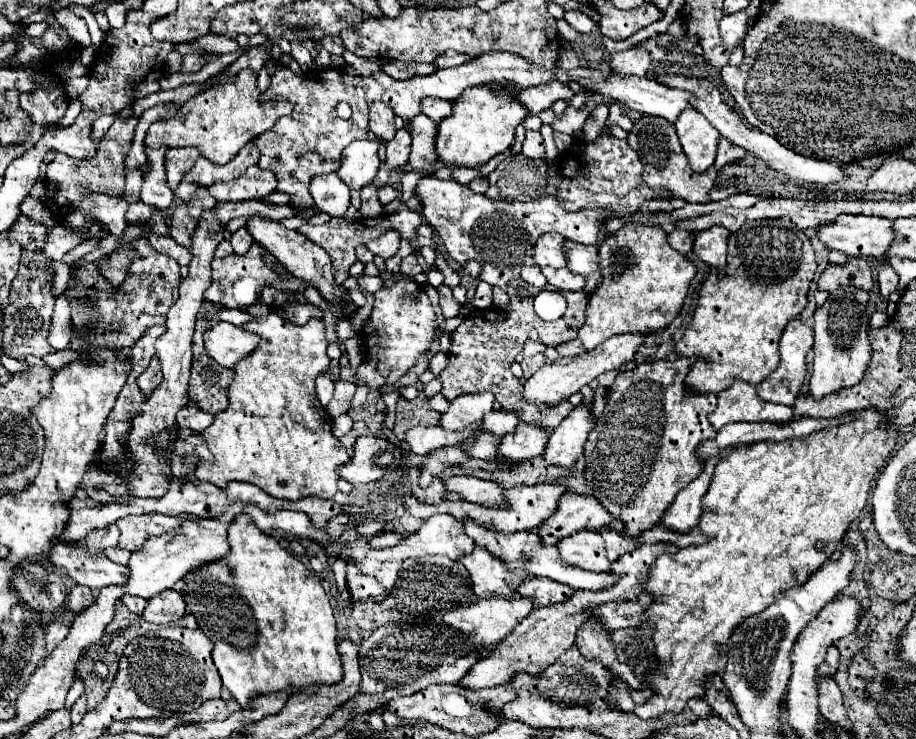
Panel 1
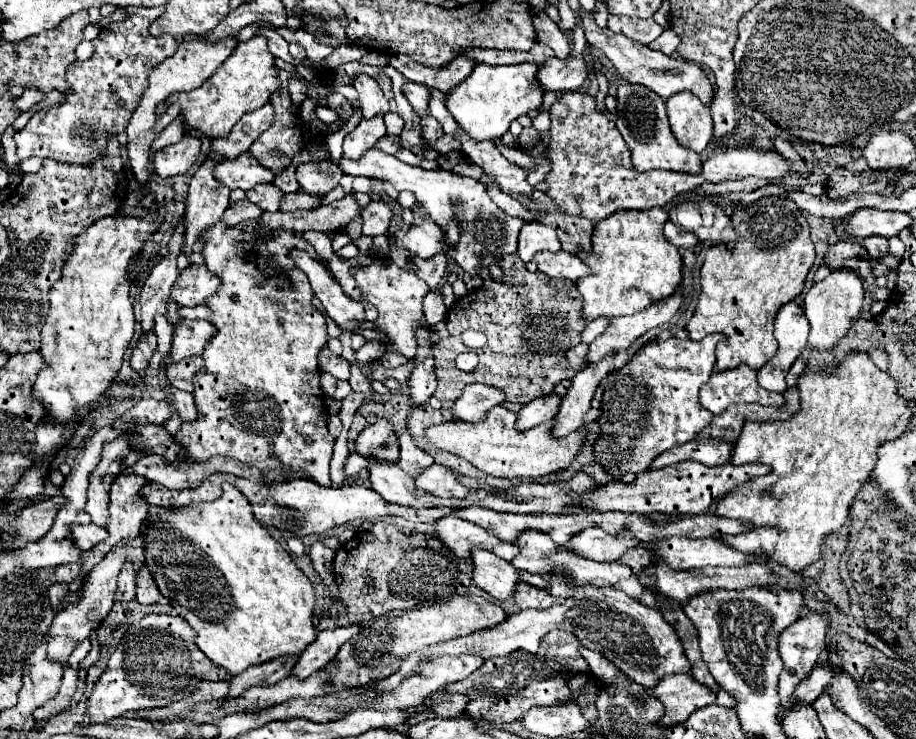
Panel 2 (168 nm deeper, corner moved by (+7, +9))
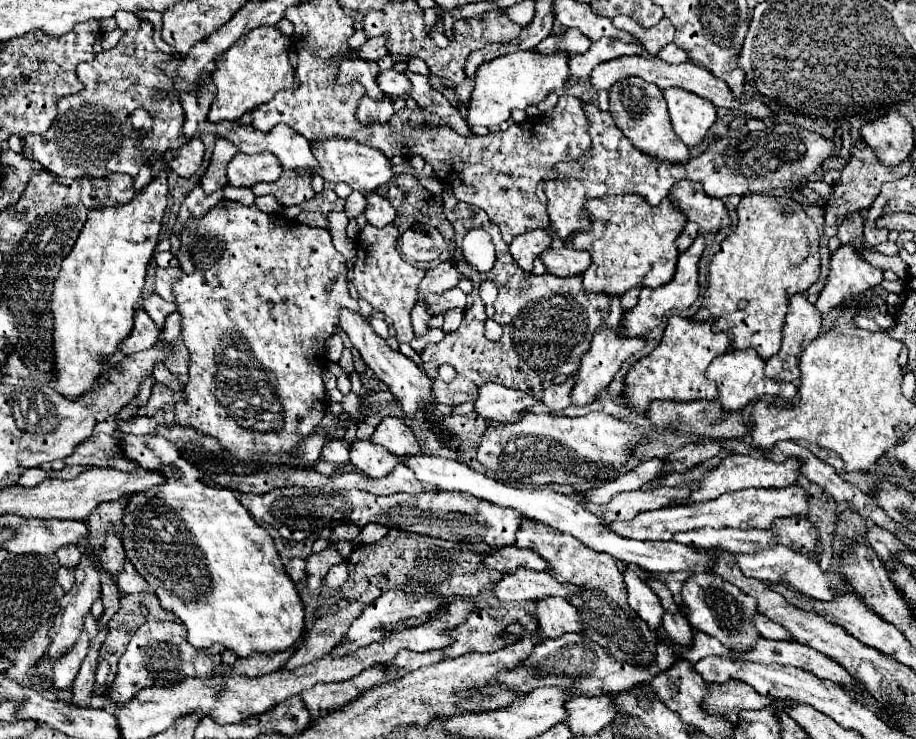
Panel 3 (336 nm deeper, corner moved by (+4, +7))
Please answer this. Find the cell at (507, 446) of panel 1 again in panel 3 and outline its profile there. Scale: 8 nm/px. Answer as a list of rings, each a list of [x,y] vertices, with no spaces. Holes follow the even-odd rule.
[[[568,377],[566,383],[560,383],[560,385],[552,385],[544,391],[544,397],[542,397],[542,403],[550,409],[550,411],[562,411],[570,405],[570,391],[574,387],[574,379]]]

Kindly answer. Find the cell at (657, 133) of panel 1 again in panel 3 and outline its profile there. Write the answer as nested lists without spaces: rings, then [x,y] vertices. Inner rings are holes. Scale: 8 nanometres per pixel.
[[[630,77],[630,79],[614,83],[610,87],[610,113],[616,125],[622,129],[622,133],[632,141],[632,145],[644,155],[648,155],[650,159],[658,163],[688,163],[690,161],[688,147],[682,145],[682,141],[672,131],[664,95],[656,85],[646,83],[638,77]]]

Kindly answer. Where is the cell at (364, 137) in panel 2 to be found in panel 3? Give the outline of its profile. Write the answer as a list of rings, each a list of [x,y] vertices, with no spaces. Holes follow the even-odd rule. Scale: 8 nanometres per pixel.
[[[364,97],[356,111],[360,125],[374,125],[374,123],[390,121],[392,115],[394,115],[394,109],[392,109],[392,101],[388,97],[382,103],[376,103],[376,101],[370,101],[368,97]]]

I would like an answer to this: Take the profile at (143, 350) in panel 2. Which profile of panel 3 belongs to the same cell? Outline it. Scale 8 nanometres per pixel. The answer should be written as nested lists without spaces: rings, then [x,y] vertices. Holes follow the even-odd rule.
[[[140,309],[134,317],[134,329],[132,329],[130,337],[126,339],[126,343],[120,349],[122,349],[124,355],[132,357],[138,351],[152,349],[158,343],[158,335],[160,335],[160,331],[154,325],[154,321],[148,317],[146,311]]]

